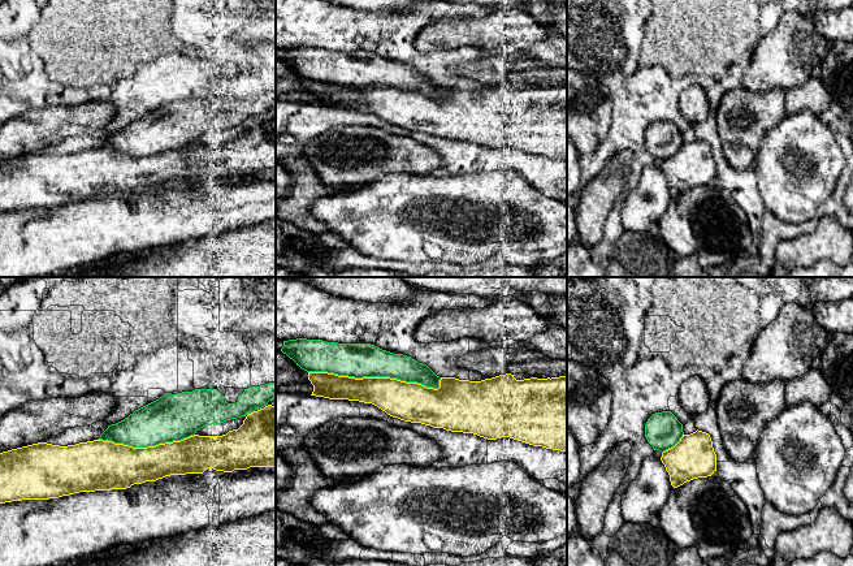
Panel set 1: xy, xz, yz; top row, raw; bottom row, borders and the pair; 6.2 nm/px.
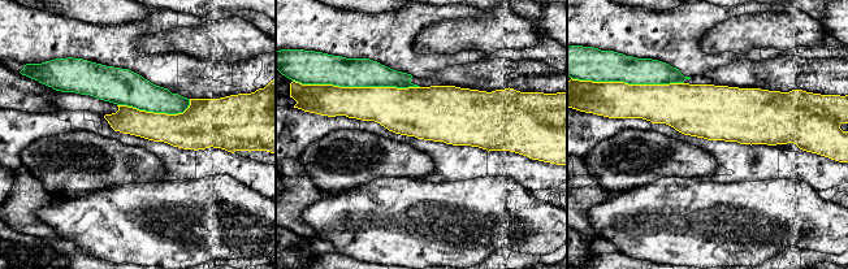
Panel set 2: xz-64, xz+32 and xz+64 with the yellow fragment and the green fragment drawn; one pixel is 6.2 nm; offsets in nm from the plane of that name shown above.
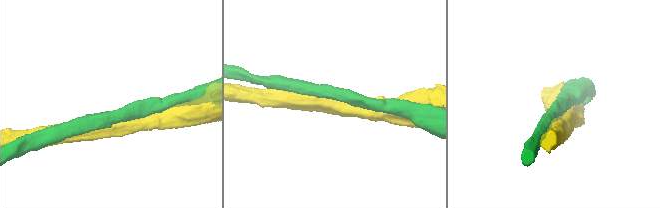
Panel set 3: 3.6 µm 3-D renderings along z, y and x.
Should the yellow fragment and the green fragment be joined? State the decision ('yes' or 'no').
no

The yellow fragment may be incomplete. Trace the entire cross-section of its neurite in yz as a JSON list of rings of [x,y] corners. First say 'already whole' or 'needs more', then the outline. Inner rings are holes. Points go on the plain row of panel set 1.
already whole; [[[698,138],[683,143],[674,156],[662,161],[661,169],[674,196],[693,187],[711,185],[716,180],[716,163],[711,146]]]

